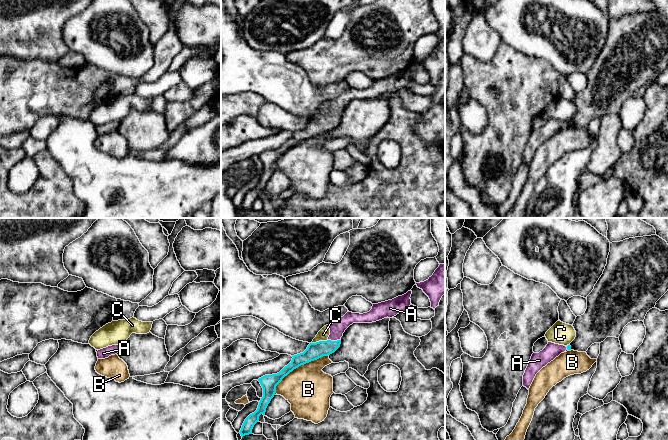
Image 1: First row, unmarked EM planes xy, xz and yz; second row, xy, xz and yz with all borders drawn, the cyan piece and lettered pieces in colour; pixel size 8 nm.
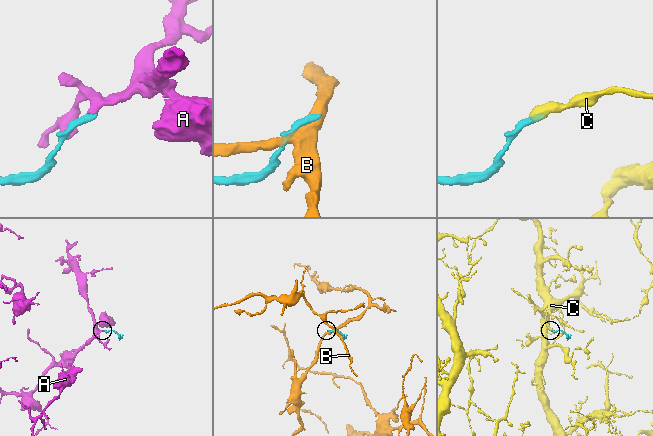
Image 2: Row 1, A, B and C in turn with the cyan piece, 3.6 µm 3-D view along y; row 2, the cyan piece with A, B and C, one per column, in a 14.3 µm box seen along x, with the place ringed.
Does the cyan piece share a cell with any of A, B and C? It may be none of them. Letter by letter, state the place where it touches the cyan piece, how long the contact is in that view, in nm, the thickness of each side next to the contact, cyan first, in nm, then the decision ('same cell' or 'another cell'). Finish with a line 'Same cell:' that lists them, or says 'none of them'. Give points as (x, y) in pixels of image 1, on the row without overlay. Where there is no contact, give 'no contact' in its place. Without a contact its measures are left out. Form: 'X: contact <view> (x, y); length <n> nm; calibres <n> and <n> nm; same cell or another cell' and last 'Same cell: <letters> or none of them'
A: contact xz (334, 117); length 100 nm; calibres 140 and 120 nm; same cell
B: contact xz (297, 143); length 550 nm; calibres 140 and 380 nm; another cell
C: contact xz (319, 117); length 130 nm; calibres 140 and 90 nm; another cell
Same cell: A

